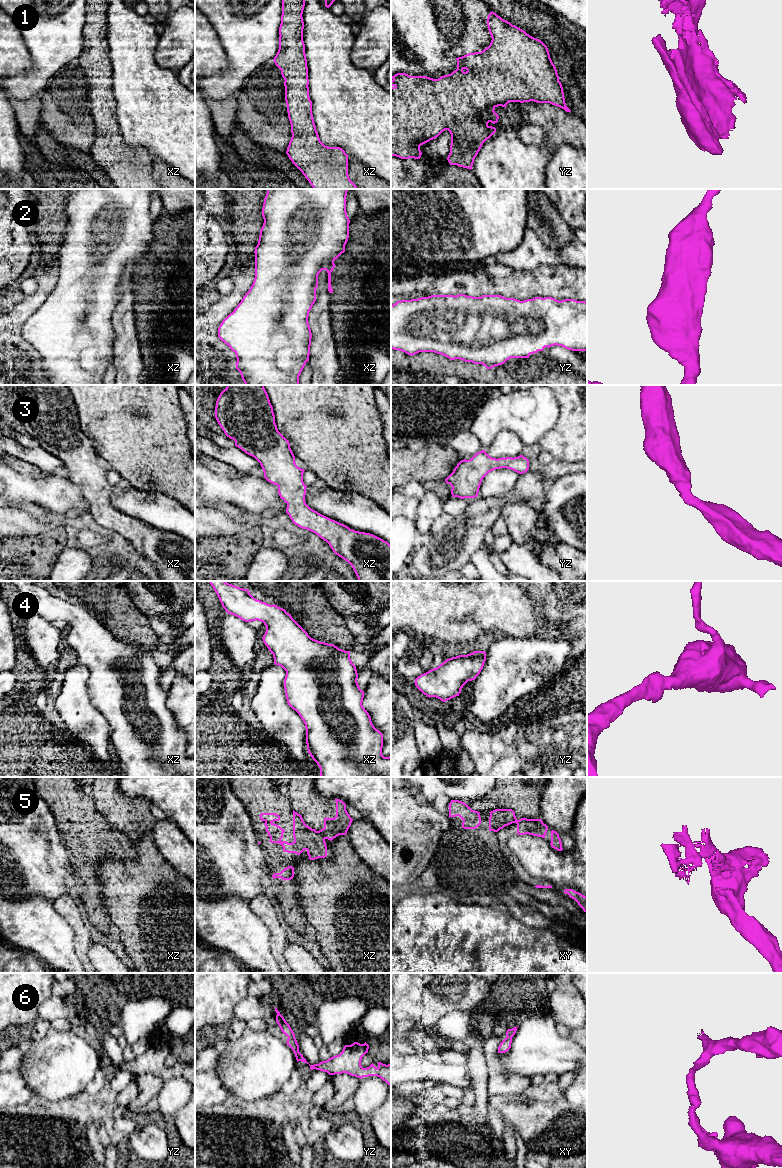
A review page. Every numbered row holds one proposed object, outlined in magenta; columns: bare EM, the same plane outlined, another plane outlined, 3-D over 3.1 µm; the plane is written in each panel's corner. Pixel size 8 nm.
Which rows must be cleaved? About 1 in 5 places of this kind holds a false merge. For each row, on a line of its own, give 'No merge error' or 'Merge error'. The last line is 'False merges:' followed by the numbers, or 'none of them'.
1: No merge error
2: No merge error
3: No merge error
4: No merge error
5: Merge error
6: No merge error
False merges: 5

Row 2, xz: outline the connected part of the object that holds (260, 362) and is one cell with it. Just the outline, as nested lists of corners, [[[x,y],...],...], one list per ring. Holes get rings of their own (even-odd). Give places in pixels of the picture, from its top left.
[[[267,189],[264,198],[262,216],[263,226],[260,230],[258,244],[255,247],[255,278],[249,291],[241,302],[220,324],[218,337],[236,354],[236,369],[240,372],[245,385],[300,385],[299,376],[309,361],[311,346],[311,329],[308,323],[309,312],[316,301],[316,289],[318,287],[318,275],[322,270],[328,273],[328,291],[333,292],[331,286],[331,272],[334,261],[345,252],[345,245],[349,238],[350,220],[346,212],[346,196],[348,189]]]

